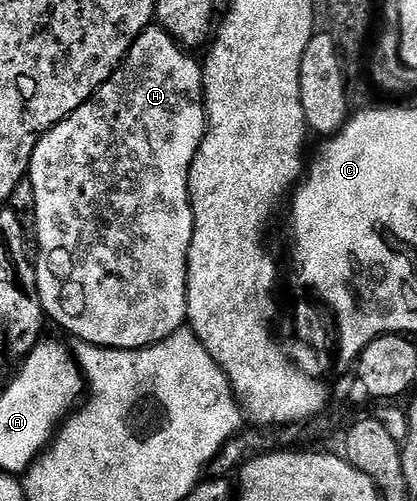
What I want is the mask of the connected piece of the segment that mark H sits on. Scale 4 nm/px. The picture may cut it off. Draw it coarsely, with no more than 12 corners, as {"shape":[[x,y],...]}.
{"shape":[[159,26],[28,167],[77,341],[185,327],[204,73]]}

